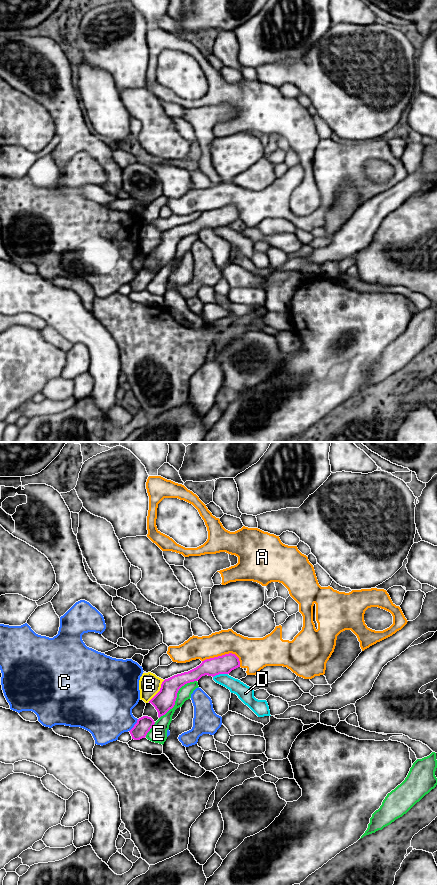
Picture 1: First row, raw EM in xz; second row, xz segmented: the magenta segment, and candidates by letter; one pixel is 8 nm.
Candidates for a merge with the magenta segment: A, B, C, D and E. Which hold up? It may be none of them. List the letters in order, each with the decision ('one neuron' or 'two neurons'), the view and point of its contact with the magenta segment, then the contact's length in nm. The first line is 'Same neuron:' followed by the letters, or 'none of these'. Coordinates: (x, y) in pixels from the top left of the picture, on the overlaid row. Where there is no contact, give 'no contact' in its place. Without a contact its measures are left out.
Same neuron: none of these
A: two neurons; meets magenta in xz at (224, 655); contact 320 nm long
B: two neurons; meets magenta in xz at (159, 691); contact 220 nm long
C: two neurons; meets magenta in xz at (134, 725); contact 130 nm long
D: two neurons; meets magenta in xz at (220, 673); contact 120 nm long
E: two neurons; meets magenta in xz at (176, 696); contact 440 nm long

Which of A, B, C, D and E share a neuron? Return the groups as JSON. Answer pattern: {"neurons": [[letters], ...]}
{"neurons": [["A"], ["B", "D"], ["C"], ["E"]]}

